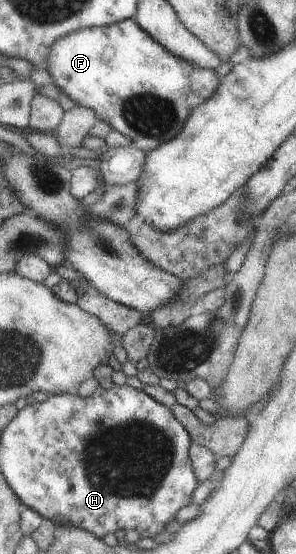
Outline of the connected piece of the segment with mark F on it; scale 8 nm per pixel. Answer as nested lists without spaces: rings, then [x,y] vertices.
[[[130,18],[59,37],[47,51],[45,67],[60,92],[76,105],[91,109],[98,121],[146,152],[171,141],[187,115],[207,101],[220,84],[213,69],[175,57]]]

